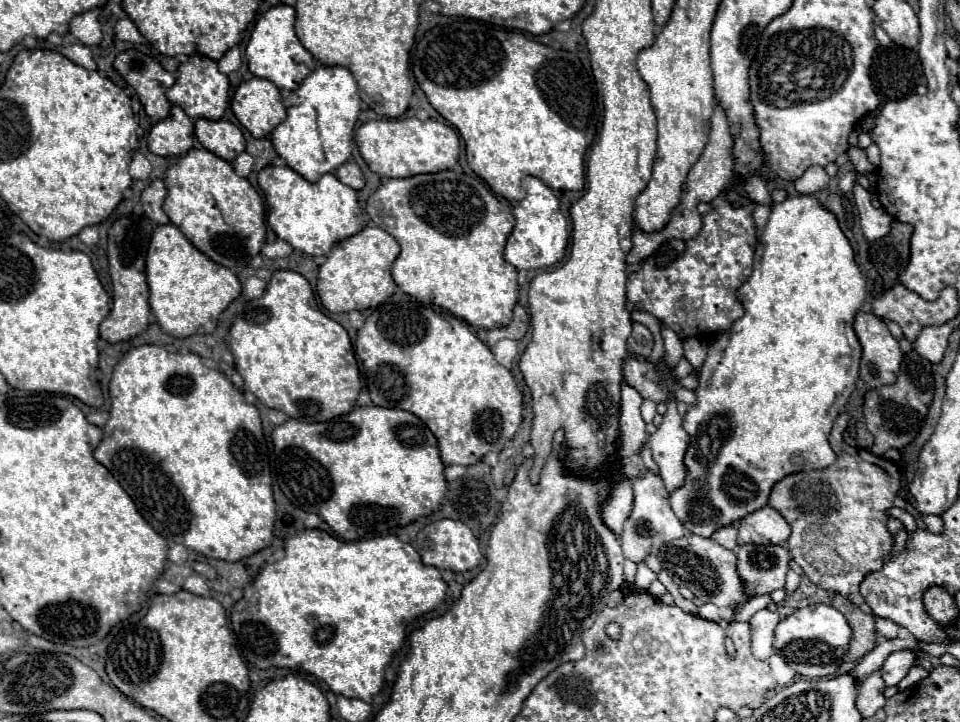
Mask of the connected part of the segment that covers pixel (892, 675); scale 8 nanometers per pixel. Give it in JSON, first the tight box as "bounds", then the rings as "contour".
{"bounds":[880,650,916,686],"contour":[[[900,650],[900,652],[892,652],[886,662],[880,668],[884,686],[896,686],[910,670],[910,666],[916,662],[916,656],[912,650]]]}

